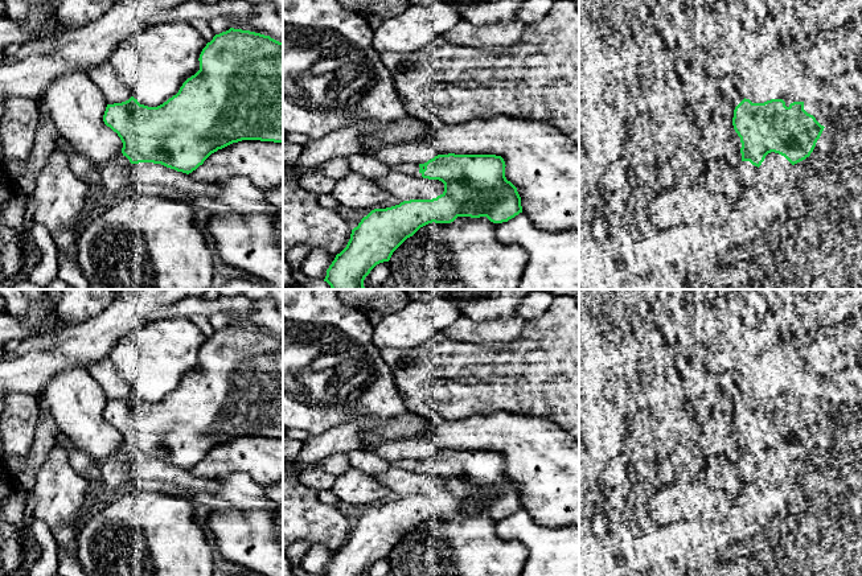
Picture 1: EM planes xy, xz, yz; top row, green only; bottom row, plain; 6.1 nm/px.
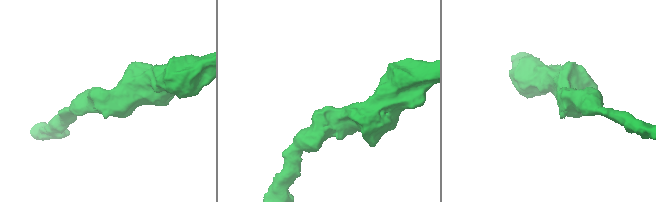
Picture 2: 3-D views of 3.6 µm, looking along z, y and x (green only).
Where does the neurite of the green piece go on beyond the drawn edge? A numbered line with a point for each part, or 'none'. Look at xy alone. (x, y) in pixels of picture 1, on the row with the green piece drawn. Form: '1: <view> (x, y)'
1: xy (115, 181)

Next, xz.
1: xz (410, 169)

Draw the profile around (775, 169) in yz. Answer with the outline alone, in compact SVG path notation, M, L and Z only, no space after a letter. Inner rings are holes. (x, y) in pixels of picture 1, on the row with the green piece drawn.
M775 152L768 153L758 170L759 184L765 189L780 186L791 174L792 166L784 156Z

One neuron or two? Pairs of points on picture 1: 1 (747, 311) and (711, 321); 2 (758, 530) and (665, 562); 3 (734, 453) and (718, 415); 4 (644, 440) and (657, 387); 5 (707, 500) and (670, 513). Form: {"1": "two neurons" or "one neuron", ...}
{"1": "two neurons", "2": "one neuron", "3": "one neuron", "4": "one neuron", "5": "one neuron"}

